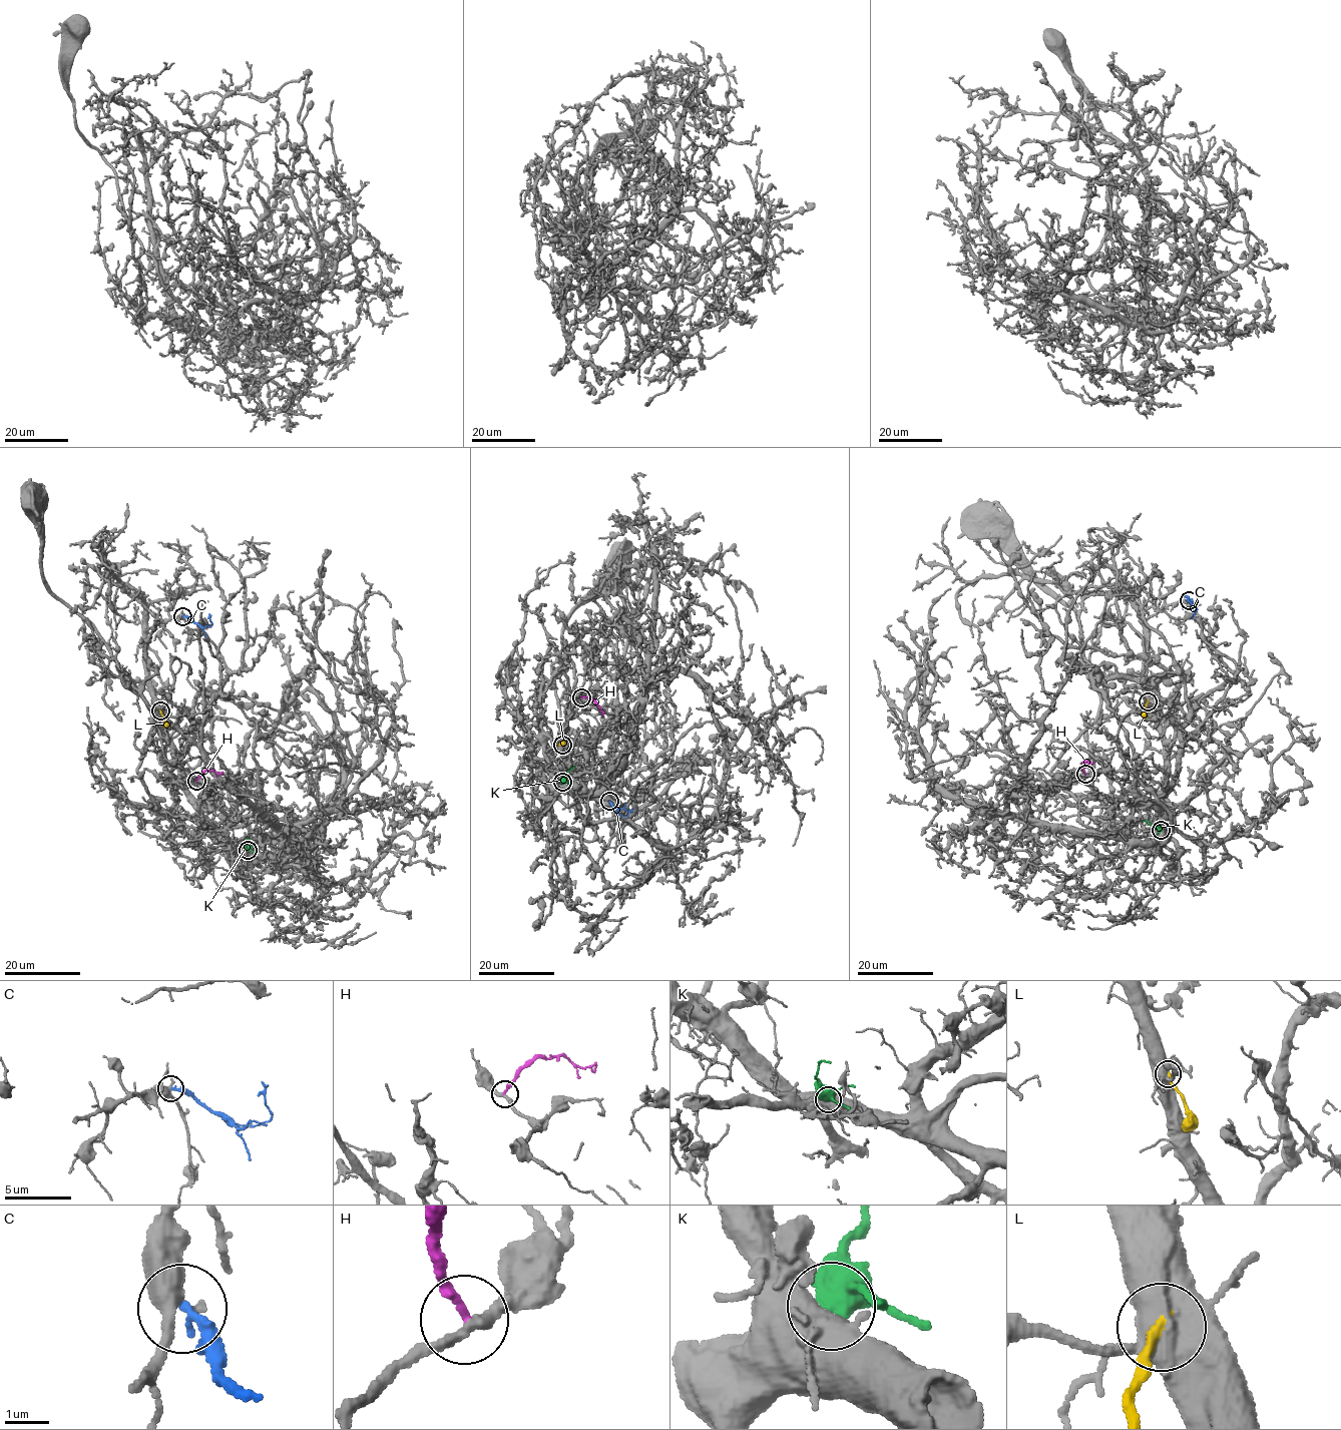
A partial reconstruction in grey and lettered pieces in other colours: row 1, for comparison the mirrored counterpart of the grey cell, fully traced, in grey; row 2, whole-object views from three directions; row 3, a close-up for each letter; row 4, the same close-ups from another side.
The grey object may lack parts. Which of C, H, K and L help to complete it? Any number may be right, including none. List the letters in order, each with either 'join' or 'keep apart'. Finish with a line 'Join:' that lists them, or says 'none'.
C: keep apart
H: keep apart
K: join
L: keep apart
Join: K

